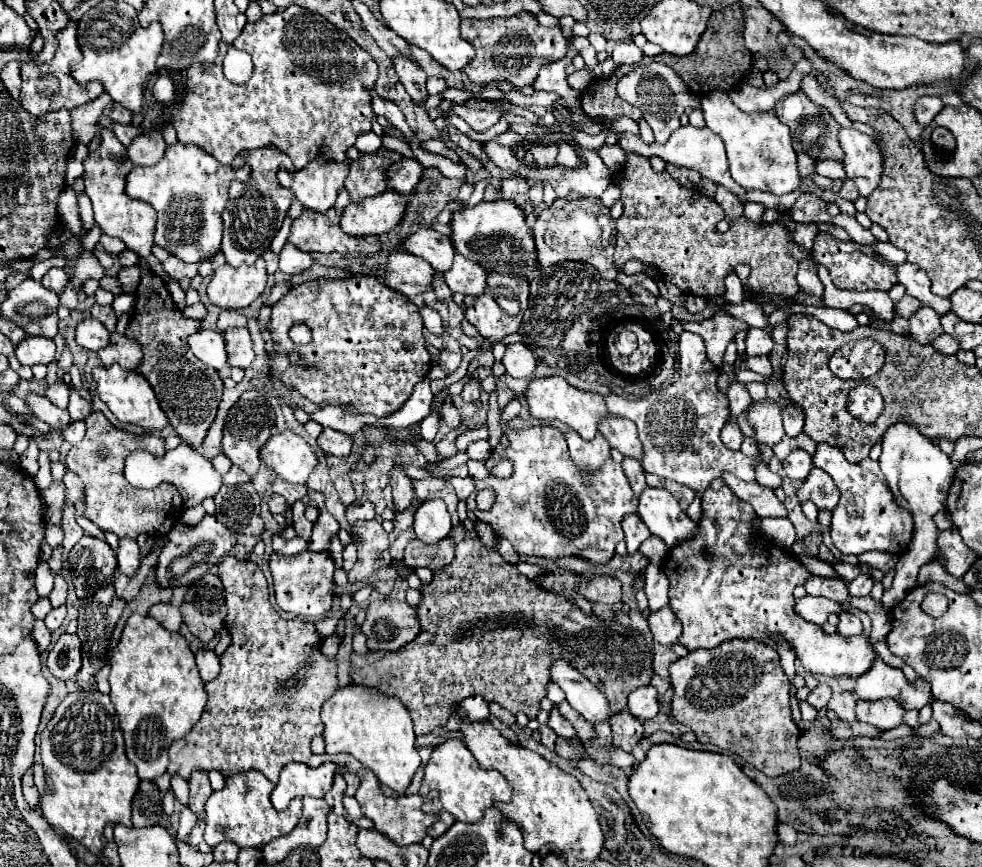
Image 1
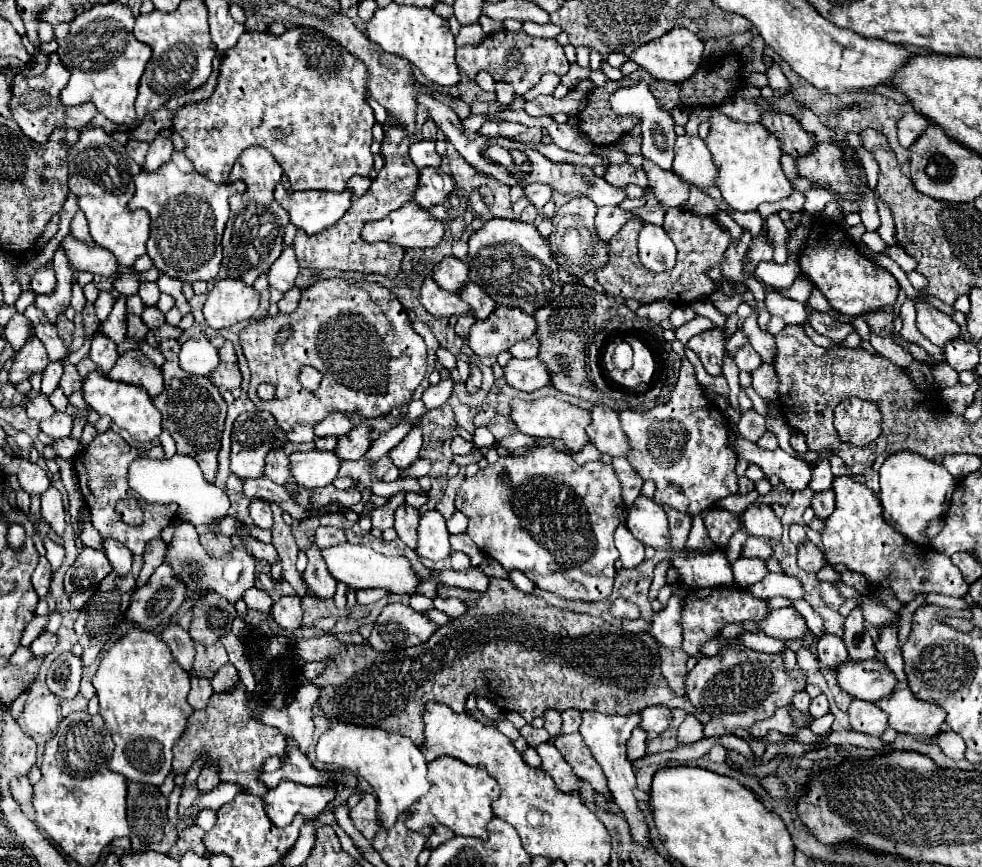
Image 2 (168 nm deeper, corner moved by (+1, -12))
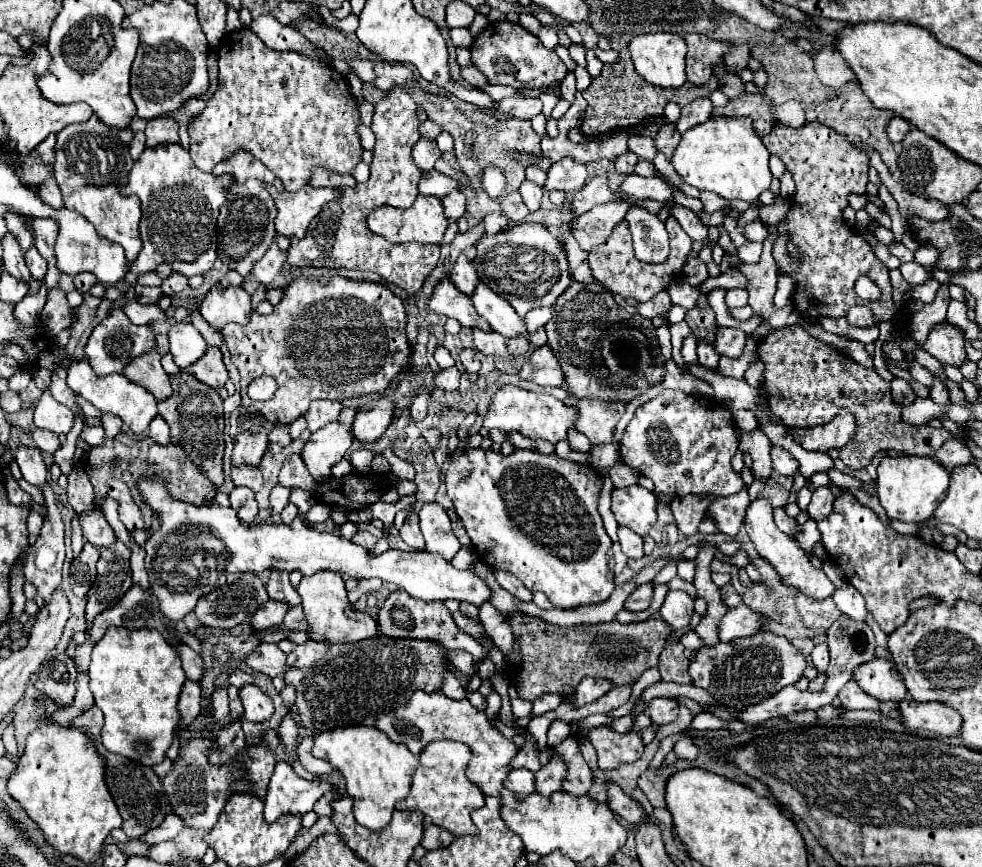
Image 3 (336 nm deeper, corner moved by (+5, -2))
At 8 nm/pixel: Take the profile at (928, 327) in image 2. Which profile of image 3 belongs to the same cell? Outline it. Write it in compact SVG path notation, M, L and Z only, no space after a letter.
M948 322L934 324L928 340L922 344L924 350L928 350L934 358L938 358L944 364L954 364L960 366L966 360L964 352L964 330L958 326L952 326Z

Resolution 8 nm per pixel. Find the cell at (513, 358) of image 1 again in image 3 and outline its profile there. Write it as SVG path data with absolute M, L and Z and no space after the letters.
M548 346L536 348L530 354L530 358L526 358L526 362L522 364L518 376L522 380L530 380L540 386L562 386L564 384L562 368Z

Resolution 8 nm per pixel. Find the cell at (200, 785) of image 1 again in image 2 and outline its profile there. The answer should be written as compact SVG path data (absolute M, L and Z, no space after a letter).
M206 764L204 766L204 770L202 770L202 774L198 776L198 788L200 788L200 792L208 792L208 790L212 790L212 788L216 788L218 784L220 784L220 768L218 768L218 764Z

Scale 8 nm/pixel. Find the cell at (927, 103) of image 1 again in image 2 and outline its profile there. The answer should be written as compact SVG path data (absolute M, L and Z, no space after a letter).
M910 112L904 114L902 120L898 122L898 140L902 144L902 148L910 148L912 142L924 132L926 126L930 126L932 122L926 120L924 116L918 116L918 112Z

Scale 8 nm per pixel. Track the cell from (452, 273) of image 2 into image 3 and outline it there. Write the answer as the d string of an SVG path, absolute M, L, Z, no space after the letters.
M464 254L458 256L458 260L454 262L452 266L452 272L450 272L450 280L452 284L462 290L464 294L472 294L474 288L476 288L476 282L478 282L478 276L476 276L476 270L474 266L468 262L468 258Z

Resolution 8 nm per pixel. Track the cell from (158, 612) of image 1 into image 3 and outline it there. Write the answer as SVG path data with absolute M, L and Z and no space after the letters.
M180 642L180 646L176 646L176 652L182 660L182 668L186 672L186 678L194 680L194 682L200 682L202 676L204 676L204 662L202 658L184 642Z

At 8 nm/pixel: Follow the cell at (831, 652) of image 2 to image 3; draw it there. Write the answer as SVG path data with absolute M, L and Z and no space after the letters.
M826 642L814 646L814 650L812 650L812 662L814 662L814 666L816 666L818 672L826 672L826 668L828 668L828 644Z

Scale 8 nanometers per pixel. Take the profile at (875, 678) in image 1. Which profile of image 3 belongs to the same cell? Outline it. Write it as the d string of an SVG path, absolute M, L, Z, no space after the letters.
M898 702L902 724L908 730L926 730L938 736L952 736L960 732L960 714L940 702Z

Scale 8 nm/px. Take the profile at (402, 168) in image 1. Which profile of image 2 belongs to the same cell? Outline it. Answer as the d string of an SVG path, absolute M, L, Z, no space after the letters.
M424 168L420 170L420 184L416 188L414 202L418 202L422 208L432 208L436 204L444 204L452 190L454 190L452 176L444 174L438 168Z

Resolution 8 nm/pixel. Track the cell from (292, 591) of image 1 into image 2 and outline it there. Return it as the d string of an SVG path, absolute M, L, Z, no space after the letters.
M282 596L270 610L274 622L284 630L296 630L302 622L302 608L298 596Z

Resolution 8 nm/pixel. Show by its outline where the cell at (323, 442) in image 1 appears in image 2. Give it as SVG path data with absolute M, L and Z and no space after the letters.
M360 422L348 434L340 436L338 446L336 446L336 454L342 460L360 460L368 452L368 448L372 446L372 442L374 442L372 428L366 422Z

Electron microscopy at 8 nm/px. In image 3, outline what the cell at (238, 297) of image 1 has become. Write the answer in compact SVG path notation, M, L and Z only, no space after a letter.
M214 284L200 304L200 314L216 330L228 322L246 324L252 314L252 300L242 286Z

